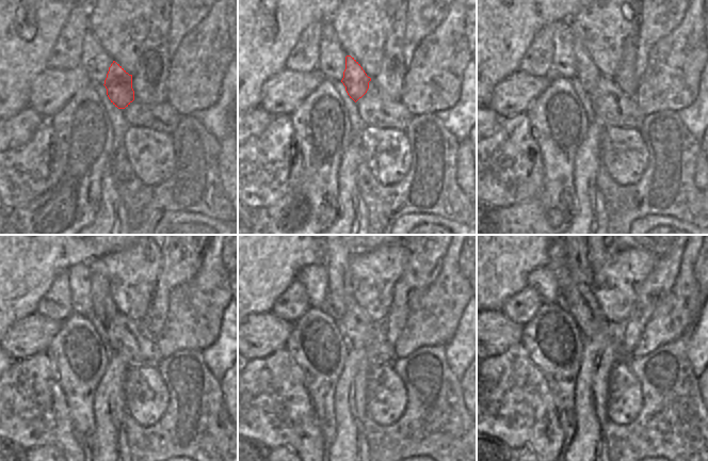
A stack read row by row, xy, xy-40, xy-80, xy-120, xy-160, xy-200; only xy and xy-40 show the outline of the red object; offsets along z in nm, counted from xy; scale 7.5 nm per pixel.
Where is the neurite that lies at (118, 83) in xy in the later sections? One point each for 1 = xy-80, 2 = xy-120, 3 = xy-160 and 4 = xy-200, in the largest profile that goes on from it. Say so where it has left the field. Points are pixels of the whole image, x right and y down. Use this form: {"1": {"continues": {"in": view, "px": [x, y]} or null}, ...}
{"1": {"continues": {"in": "xy-80", "px": [588, 74]}}, "2": {"continues": {"in": "xy-120", "px": [103, 306]}}, "3": {"continues": {"in": "xy-160", "px": [338, 257]}}, "4": {"continues": {"in": "xy-200", "px": [580, 270]}}}

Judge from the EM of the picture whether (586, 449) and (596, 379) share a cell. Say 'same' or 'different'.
same

